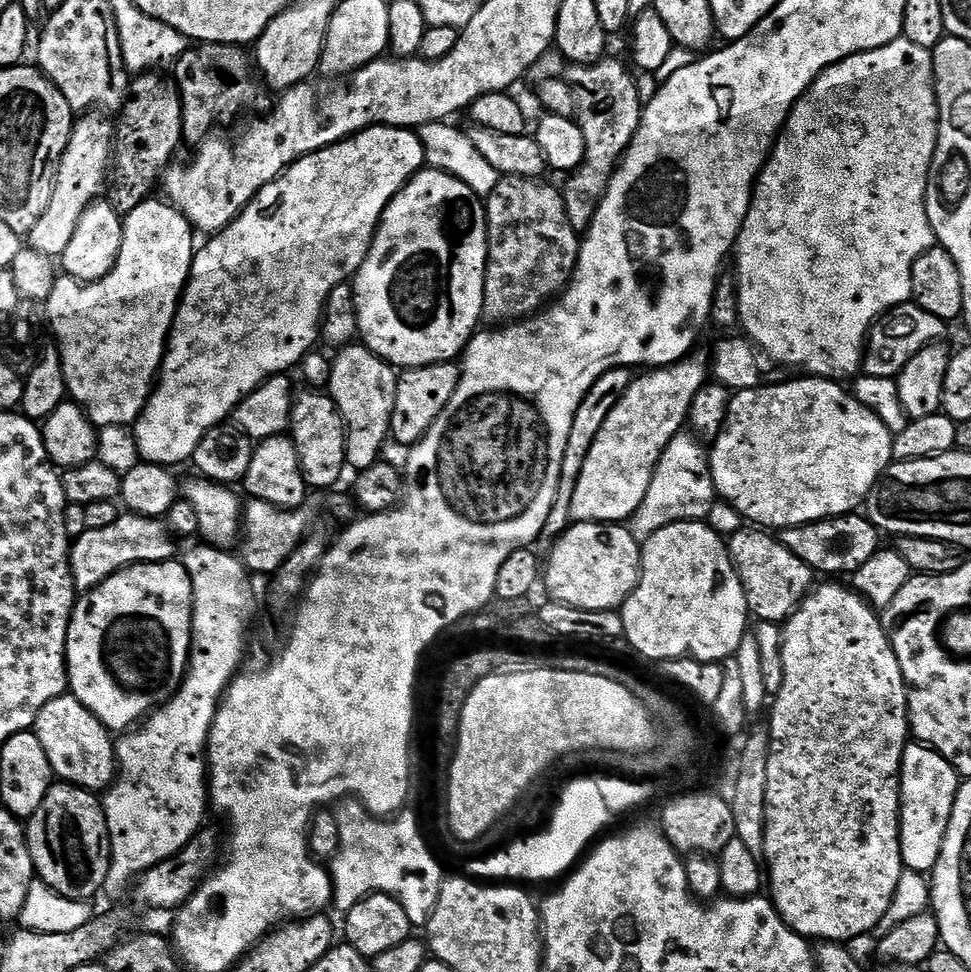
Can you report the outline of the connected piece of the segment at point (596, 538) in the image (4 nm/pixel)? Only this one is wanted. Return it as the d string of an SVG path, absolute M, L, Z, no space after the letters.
M576 522L573 523L573 528L568 528L560 536L560 541L552 548L552 553L548 556L548 564L546 560L546 567L542 572L543 583L548 583L548 592L553 601L566 604L570 608L580 608L584 612L610 612L619 609L624 601L628 599L628 595L636 589L636 583L640 580L640 554L642 551L641 541L635 540L632 537L632 532L620 522Z

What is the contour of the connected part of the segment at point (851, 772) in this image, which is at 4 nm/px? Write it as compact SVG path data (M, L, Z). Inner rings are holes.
M820 584L809 591L808 595L800 601L795 611L787 620L783 621L782 631L784 640L782 642L782 650L780 657L782 658L782 666L784 667L784 677L782 678L782 686L774 693L774 699L771 701L772 721L766 724L768 729L768 769L766 770L766 820L764 823L764 850L762 853L763 863L766 865L766 884L772 887L770 891L770 899L780 912L780 917L789 924L792 931L805 938L813 938L817 936L820 942L849 942L855 936L860 936L863 932L868 932L877 927L879 921L883 918L888 910L890 910L895 890L898 889L899 879L905 870L904 859L902 858L902 850L900 849L900 759L904 753L904 745L909 743L910 729L908 727L908 689L904 682L904 675L900 669L898 658L892 649L892 642L889 633L884 632L884 628L880 625L877 609L869 604L859 592L848 588L844 584Z

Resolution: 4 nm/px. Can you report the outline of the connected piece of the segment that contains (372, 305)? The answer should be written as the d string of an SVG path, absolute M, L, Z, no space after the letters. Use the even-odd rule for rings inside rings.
M425 167L388 203L372 245L363 255L360 269L358 264L354 272L354 301L356 326L368 349L400 370L455 361L476 335L484 315L484 275L488 269L485 201L449 172Z

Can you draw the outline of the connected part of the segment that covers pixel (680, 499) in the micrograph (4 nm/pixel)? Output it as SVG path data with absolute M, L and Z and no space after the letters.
M682 434L669 441L669 445L661 451L647 492L634 518L646 532L652 532L675 516L687 513L684 511L704 505L712 496L714 498L715 494L707 449L692 444L691 440Z

